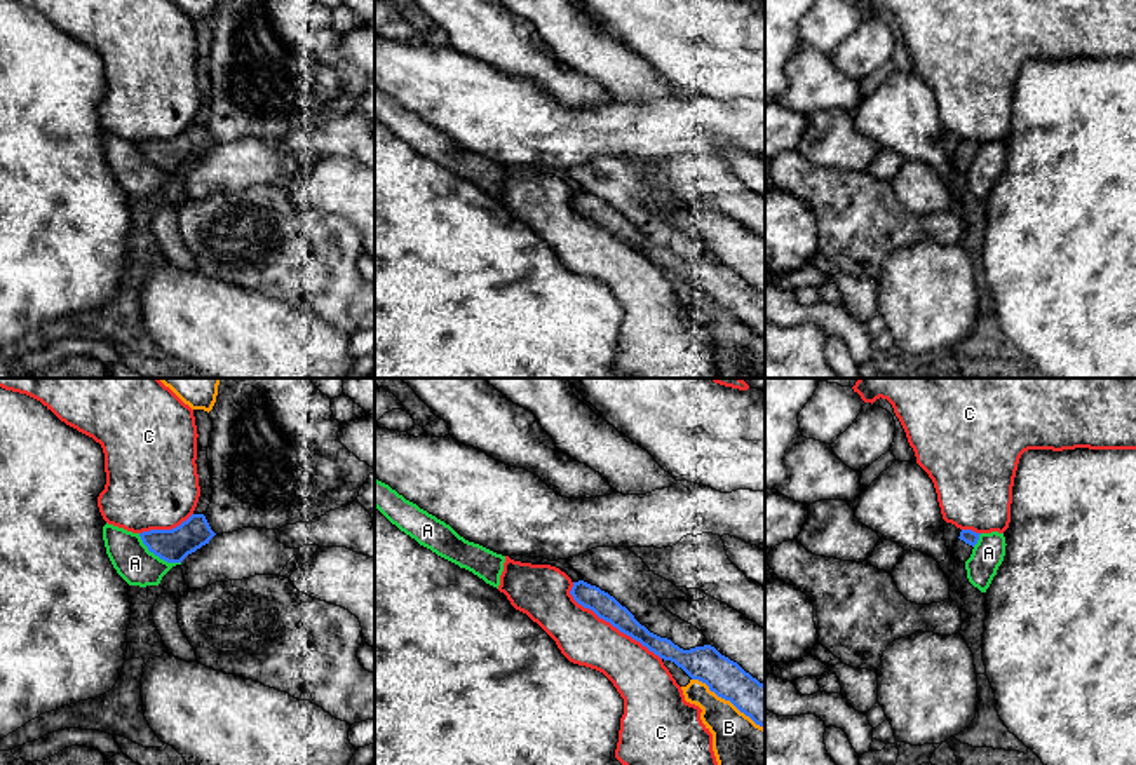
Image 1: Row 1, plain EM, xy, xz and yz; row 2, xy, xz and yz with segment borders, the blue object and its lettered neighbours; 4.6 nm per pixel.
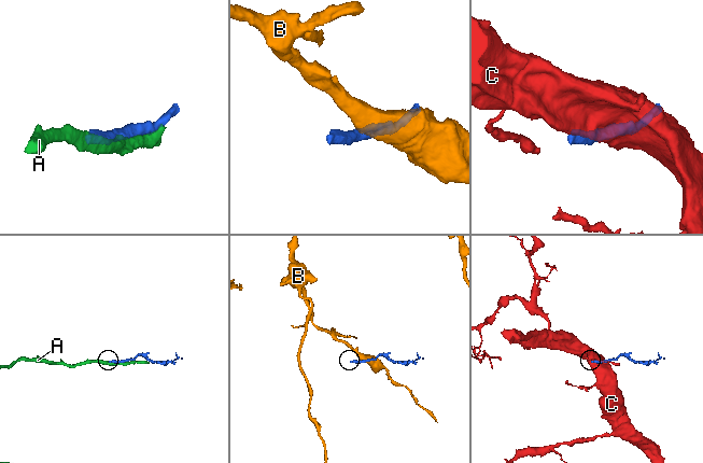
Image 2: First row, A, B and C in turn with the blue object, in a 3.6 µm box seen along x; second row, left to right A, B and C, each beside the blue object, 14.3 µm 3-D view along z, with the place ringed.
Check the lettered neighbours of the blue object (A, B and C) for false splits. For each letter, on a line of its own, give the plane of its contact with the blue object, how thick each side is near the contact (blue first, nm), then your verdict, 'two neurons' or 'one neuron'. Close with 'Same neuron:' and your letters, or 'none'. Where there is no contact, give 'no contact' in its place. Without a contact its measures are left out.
A: contact in xy; calibres 160 and 180 nm; two neurons
B: contact in xz; calibres 180 and 220 nm; two neurons
C: contact in xz; calibres 110 and 240 nm; two neurons
Same neuron: none

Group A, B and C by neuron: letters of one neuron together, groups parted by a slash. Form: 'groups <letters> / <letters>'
groups A / B / C

